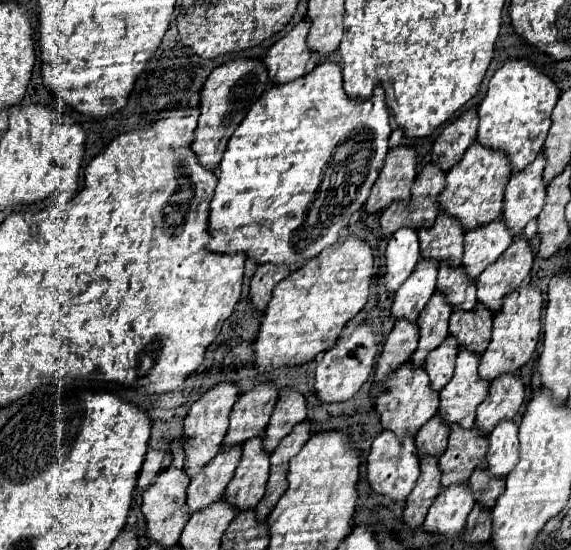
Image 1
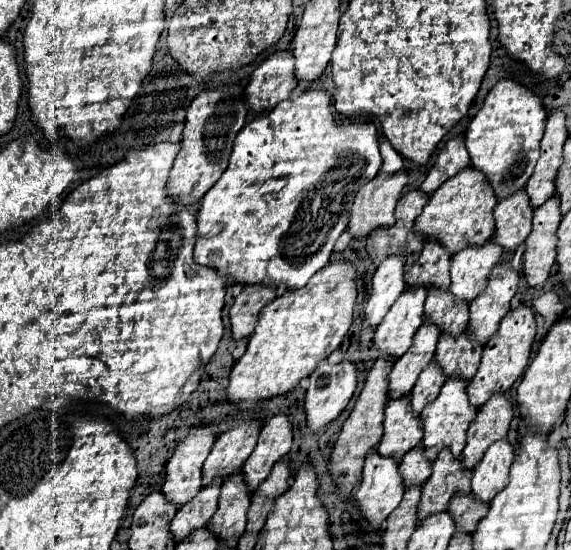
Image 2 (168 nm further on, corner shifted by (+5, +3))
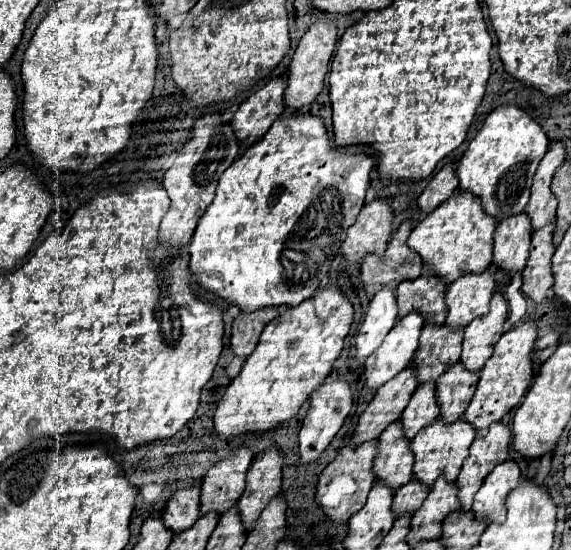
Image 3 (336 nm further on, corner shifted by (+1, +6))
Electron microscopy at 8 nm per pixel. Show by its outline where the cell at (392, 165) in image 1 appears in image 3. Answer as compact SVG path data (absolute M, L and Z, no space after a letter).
M374 198L372 202L366 202L342 242L342 254L346 260L362 262L368 252L382 256L392 236L392 220L394 212L390 198Z

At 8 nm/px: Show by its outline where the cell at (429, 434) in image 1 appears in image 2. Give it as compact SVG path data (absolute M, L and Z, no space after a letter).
M414 447L400 463L400 477L404 481L404 489L410 487L420 487L428 481L432 473L432 463L426 461L426 457L422 457L422 447Z

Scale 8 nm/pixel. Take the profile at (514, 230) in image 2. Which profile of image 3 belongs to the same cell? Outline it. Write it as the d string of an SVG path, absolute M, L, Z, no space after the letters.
M526 212L498 222L494 232L494 264L514 274L524 270L530 254L532 224Z

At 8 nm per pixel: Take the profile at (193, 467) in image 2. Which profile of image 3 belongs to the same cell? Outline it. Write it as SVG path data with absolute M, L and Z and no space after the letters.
M190 484L184 488L178 488L164 510L164 522L172 532L182 532L194 524L200 510L200 486Z

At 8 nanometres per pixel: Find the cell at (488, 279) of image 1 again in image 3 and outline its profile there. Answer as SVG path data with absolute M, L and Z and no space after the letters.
M500 290L494 292L490 302L490 312L482 318L474 318L464 330L462 364L468 370L480 370L492 354L492 346L500 340L504 332L504 322L508 316L508 306Z

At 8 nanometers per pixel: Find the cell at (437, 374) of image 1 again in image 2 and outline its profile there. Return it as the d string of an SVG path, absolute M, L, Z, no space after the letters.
M434 361L420 373L412 393L410 393L410 403L414 409L414 415L420 415L420 411L434 401L434 397L438 397L442 385L444 385L446 377L442 377L442 371L438 369L438 365L434 365Z

